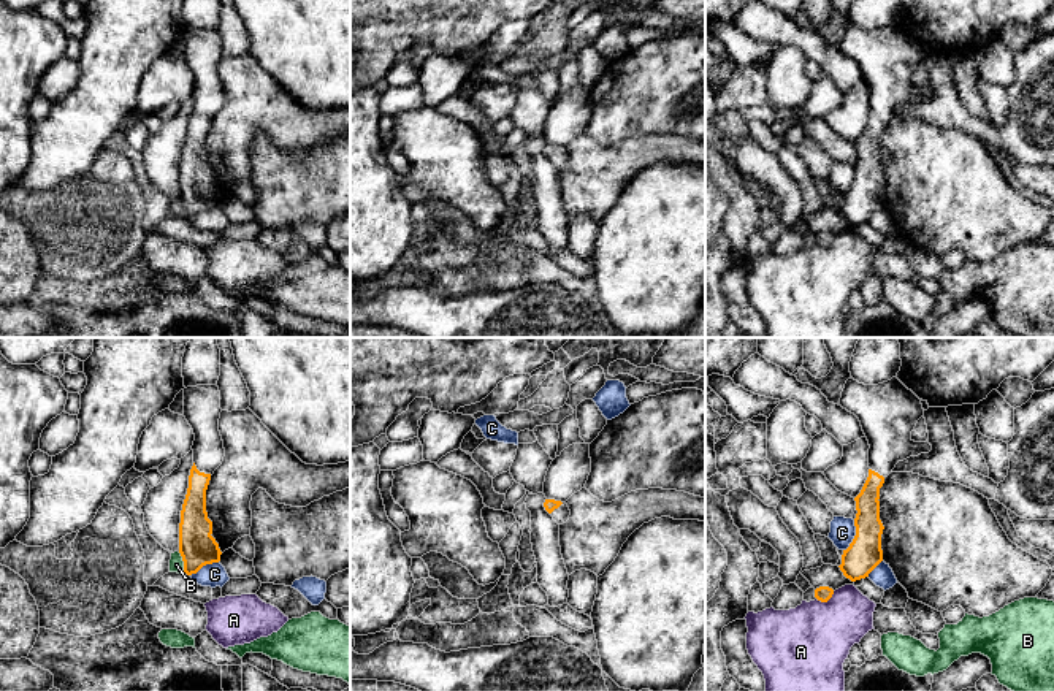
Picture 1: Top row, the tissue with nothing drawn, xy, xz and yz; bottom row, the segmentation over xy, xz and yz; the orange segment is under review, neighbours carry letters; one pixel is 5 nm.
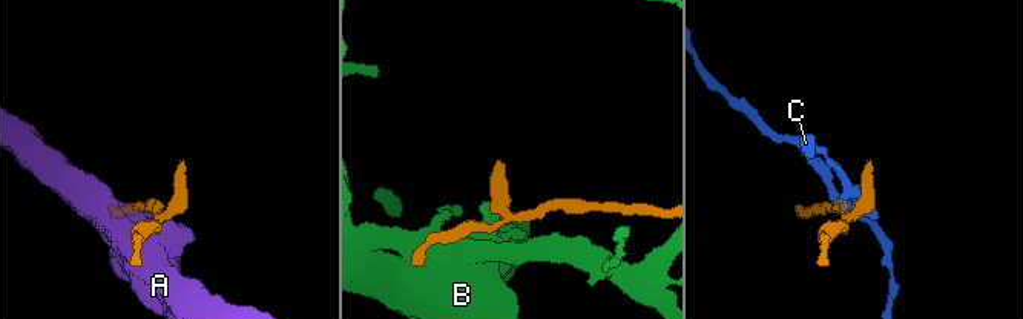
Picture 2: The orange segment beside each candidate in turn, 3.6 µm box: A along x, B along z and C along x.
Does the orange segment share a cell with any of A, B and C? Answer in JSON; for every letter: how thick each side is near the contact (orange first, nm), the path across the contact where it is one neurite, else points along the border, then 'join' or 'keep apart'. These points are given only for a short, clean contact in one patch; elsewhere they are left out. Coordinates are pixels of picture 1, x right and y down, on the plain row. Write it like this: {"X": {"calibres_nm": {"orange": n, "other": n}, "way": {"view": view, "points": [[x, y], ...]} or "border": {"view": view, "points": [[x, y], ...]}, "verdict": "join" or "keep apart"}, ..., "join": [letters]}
{"A": {"calibres_nm": {"orange": 80, "other": 400}, "verdict": "keep apart"}, "B": {"calibres_nm": {"orange": 190, "other": 80}, "verdict": "keep apart"}, "C": {"calibres_nm": {"orange": 180, "other": 130}, "verdict": "keep apart"}, "join": []}

